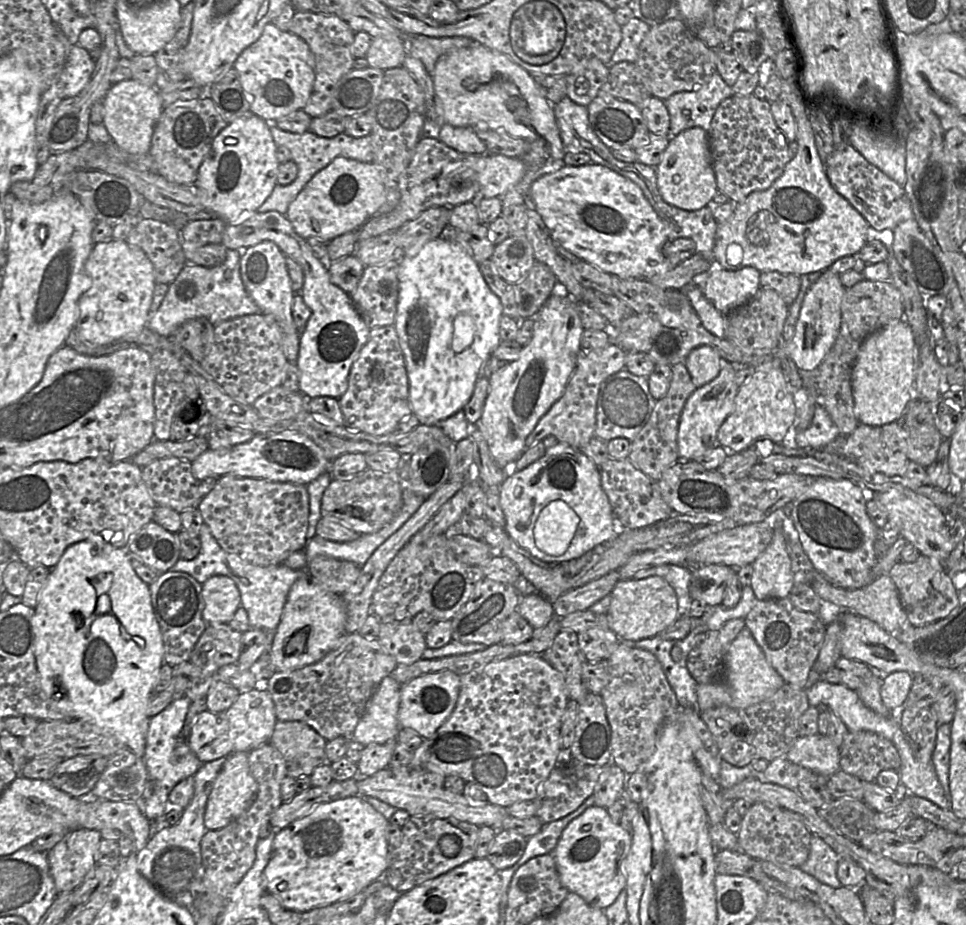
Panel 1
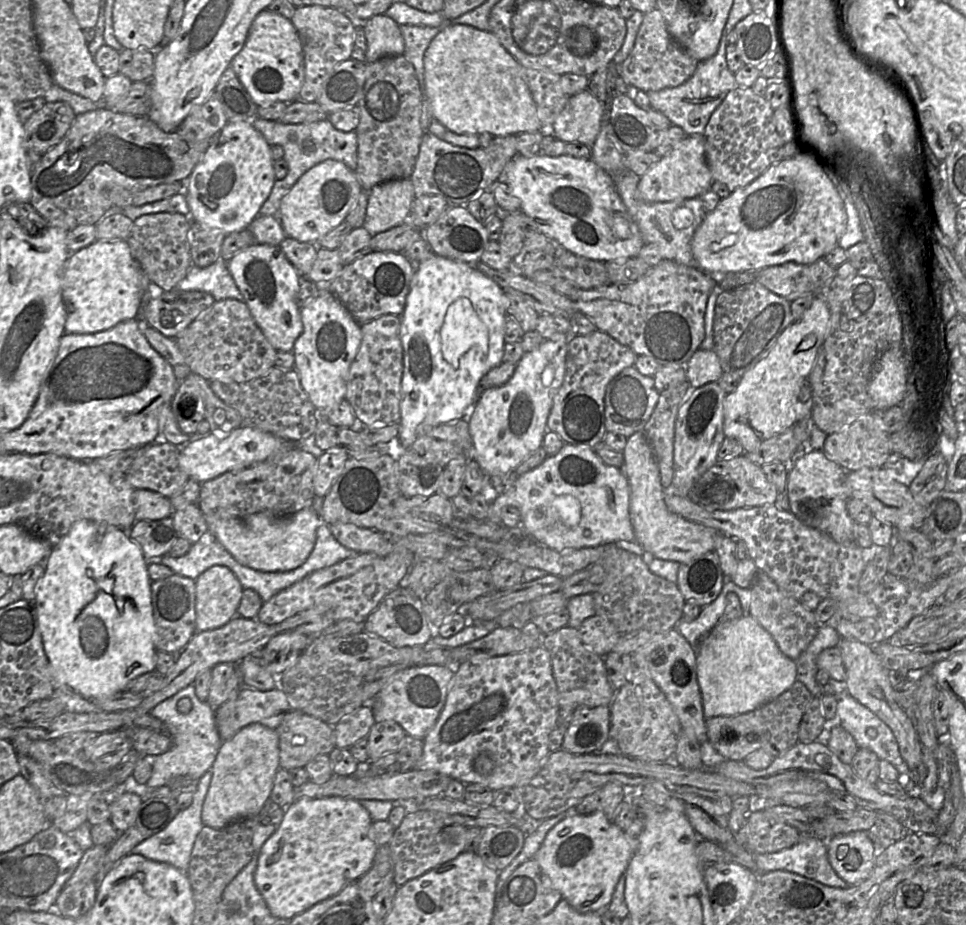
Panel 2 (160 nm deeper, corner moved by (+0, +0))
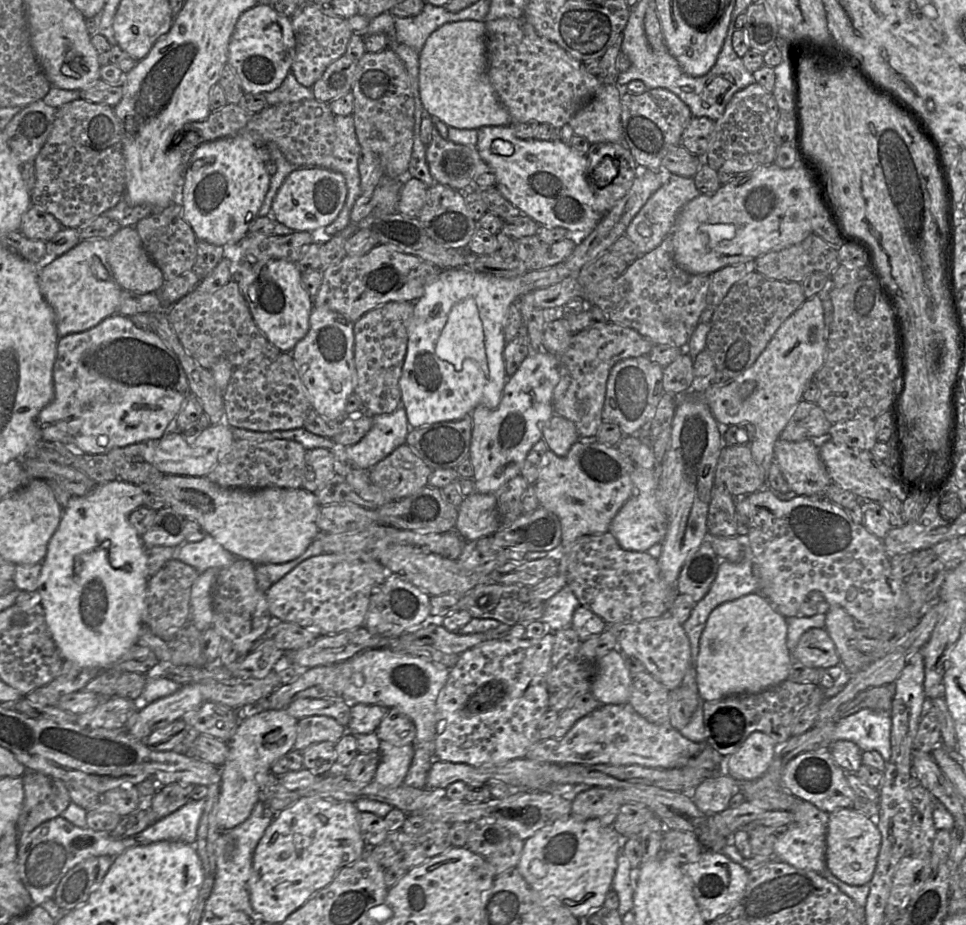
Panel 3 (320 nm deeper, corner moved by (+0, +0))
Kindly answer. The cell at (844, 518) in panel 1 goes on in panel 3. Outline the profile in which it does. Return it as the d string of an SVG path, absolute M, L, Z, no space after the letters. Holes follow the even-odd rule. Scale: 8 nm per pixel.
M778 439L774 447L774 461L779 465L791 492L798 496L824 497L826 488L832 482L819 455L822 441L804 440L789 442Z

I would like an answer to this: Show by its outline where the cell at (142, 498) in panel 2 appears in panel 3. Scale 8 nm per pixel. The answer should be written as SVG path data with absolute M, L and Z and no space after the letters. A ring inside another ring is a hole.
M116 479L97 484L87 495L72 495L63 510L58 528L52 535L41 562L36 599L41 604L47 626L64 660L82 667L105 670L122 659L138 642L143 627L142 614L148 582L145 547L129 522L130 514L145 506L147 491Z

